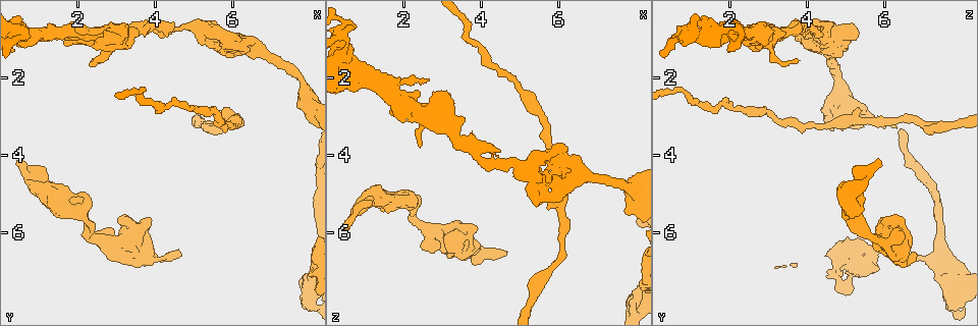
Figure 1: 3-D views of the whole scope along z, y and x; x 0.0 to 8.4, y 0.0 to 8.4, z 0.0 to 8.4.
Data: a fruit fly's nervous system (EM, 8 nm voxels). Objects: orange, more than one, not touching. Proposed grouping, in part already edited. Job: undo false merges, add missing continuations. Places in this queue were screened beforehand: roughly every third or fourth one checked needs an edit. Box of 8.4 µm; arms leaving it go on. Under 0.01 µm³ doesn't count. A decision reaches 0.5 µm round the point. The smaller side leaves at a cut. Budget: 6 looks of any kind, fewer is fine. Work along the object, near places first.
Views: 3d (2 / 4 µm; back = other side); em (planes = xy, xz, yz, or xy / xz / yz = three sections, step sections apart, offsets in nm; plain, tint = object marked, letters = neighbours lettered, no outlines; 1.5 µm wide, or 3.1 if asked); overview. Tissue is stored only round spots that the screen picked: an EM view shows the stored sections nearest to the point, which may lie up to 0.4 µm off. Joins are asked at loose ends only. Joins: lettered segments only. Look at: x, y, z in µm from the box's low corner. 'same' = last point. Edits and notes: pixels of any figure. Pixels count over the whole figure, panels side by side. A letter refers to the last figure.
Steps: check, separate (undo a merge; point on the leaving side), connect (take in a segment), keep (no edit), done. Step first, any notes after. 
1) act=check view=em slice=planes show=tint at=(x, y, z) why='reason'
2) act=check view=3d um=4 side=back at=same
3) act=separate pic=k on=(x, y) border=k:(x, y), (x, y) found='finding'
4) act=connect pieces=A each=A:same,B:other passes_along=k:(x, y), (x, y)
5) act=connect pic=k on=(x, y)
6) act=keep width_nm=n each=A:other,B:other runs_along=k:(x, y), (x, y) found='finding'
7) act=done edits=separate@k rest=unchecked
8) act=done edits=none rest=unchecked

act=check view=em slice=planes show=letters at=(3.30, 6.55, 6.40) why='arms run side by side'

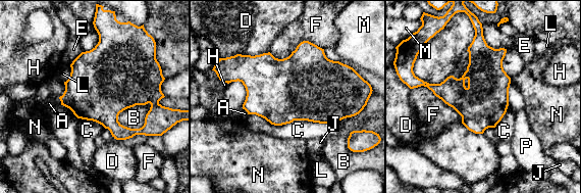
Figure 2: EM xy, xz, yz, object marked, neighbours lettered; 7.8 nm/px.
act=keep each=A:other,B:other,C:other,D:other,E:other,F:other,H:other,J:other,L:other,M:other,N:other,P:other border=2:(248, 113), (274, 125), (336, 123) found='one cell here'

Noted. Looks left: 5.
act=check view=3d um=4 at=(2.15, 4.95, 5.35)

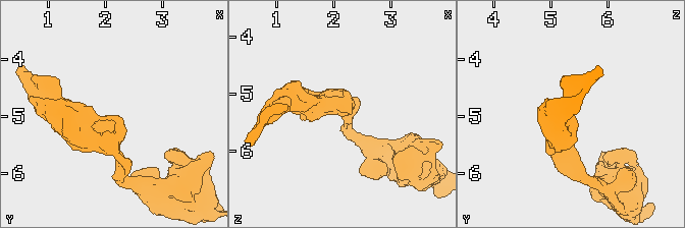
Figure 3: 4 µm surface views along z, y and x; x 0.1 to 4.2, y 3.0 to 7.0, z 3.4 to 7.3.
act=check view=em slice=planes show=letters at=(2.15, 4.95, 5.35) why='need the tissue'

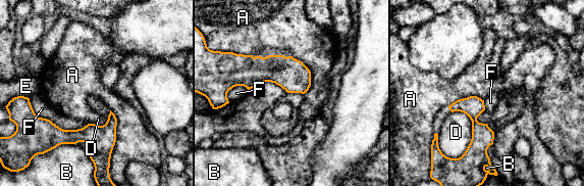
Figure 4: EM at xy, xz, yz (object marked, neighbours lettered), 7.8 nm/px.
act=keep width_nm=170 each=A:other,B:other,D:other,E:other,F:other runs_along=4:(41, 121), (108, 154) found='no lettered segment goes on from it'

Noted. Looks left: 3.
act=check view=3d um=2 at=(0.55, 0.90, 0.70) why='sharp bend'

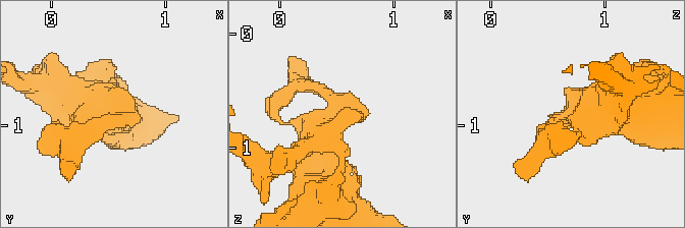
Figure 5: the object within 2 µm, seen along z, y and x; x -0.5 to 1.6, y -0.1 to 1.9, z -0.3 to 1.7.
act=check view=em slice=planes show=plain at=(0.56, 0.96, 0.64) arm_widths_nm=170,440

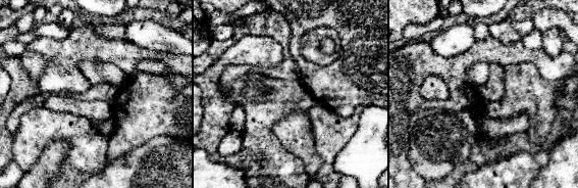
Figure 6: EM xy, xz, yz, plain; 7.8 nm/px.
act=check view=em slice=planes show=letters at=same why='see the neighbours'

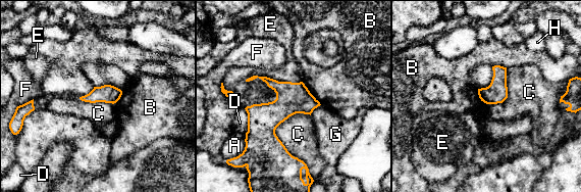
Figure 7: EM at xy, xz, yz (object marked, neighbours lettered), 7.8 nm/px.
act=keep longest_contact=C:460nm each=A:other,B:other,C:other,D:other,E:other,F:other,G:other,H:other border=7:(296, 112), (275, 135), (308, 168) found='all the same cell'

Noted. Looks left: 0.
act=done edits=none rest=unchecked

